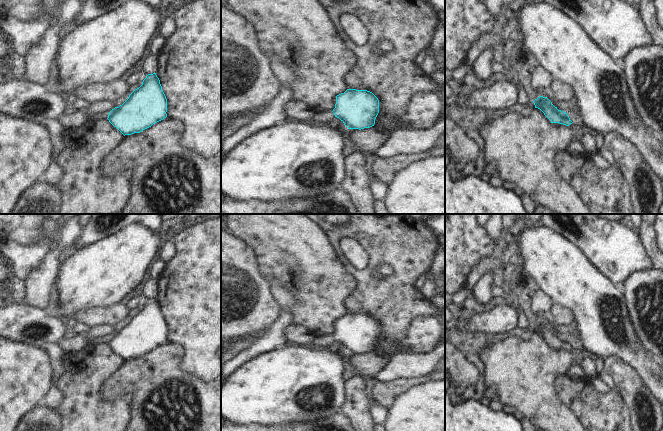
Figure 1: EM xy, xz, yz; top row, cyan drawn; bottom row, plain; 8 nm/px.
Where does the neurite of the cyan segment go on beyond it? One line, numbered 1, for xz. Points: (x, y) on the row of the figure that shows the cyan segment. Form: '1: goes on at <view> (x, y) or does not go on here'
1: goes on at xz (320, 117)

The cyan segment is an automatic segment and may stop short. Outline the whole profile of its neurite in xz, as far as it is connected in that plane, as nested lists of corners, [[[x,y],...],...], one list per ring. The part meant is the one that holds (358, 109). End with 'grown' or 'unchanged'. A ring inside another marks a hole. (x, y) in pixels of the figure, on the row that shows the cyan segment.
[[[347,89],[336,96],[332,111],[316,110],[306,121],[319,125],[328,125],[339,118],[348,129],[364,129],[374,126],[379,113],[379,100],[370,91]]]; grown

